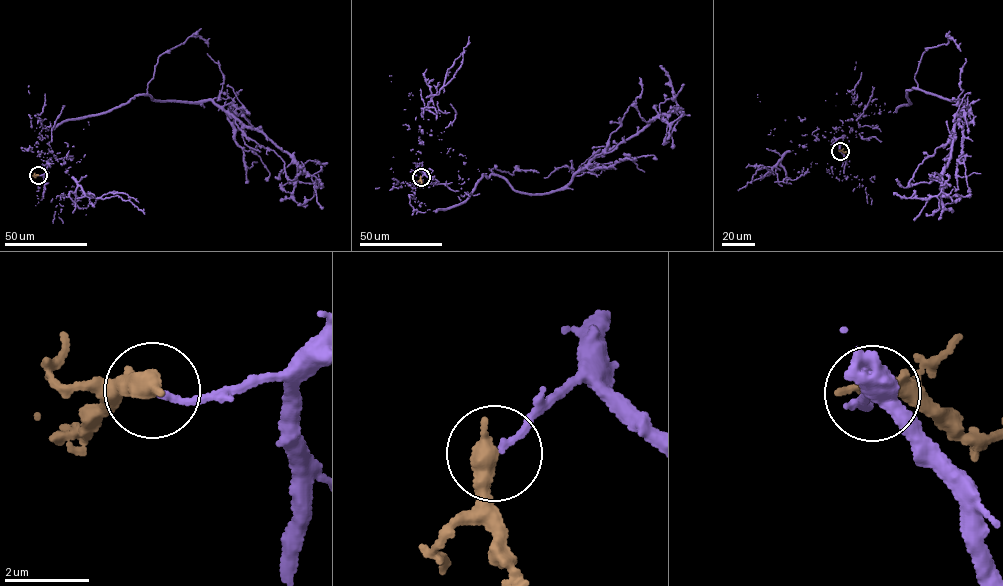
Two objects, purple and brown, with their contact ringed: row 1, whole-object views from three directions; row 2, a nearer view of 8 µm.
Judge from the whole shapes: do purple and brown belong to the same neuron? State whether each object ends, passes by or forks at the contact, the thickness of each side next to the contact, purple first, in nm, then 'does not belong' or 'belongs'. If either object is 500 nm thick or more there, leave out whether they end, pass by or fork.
140 nm thick on the purple side, 550 nm on the other; belongs

